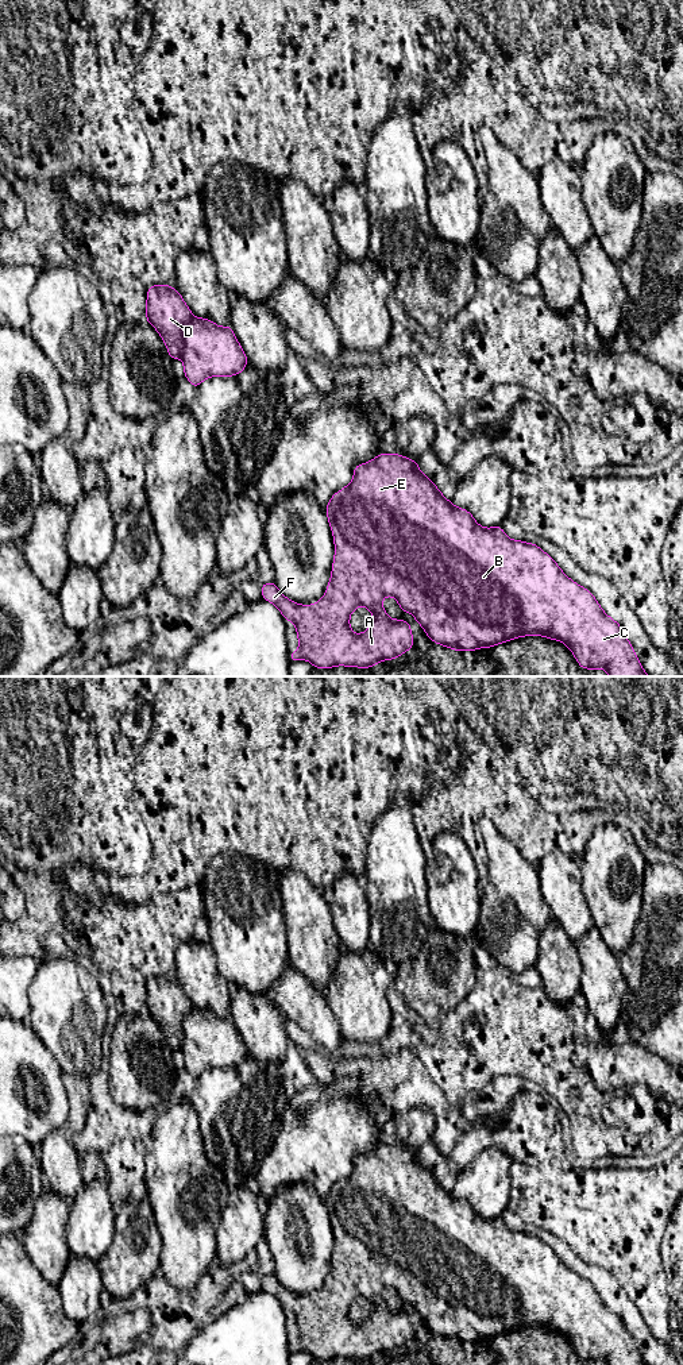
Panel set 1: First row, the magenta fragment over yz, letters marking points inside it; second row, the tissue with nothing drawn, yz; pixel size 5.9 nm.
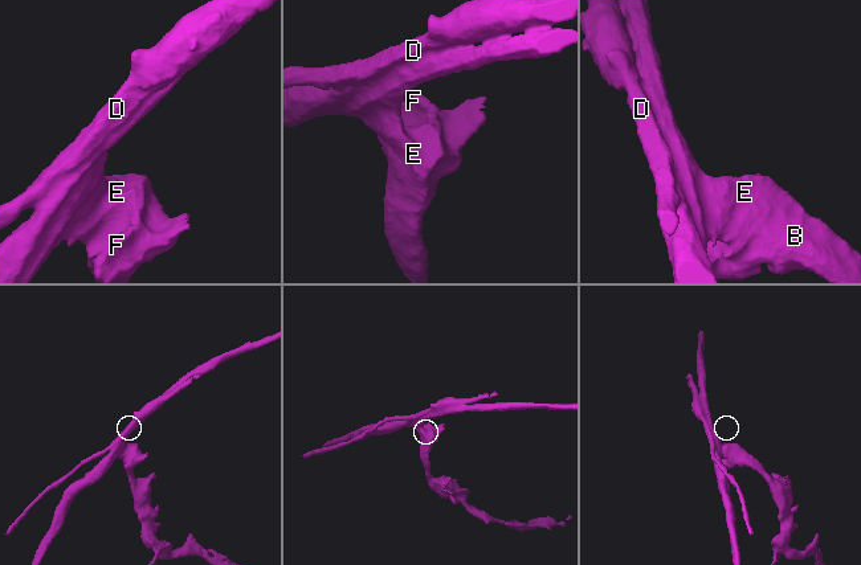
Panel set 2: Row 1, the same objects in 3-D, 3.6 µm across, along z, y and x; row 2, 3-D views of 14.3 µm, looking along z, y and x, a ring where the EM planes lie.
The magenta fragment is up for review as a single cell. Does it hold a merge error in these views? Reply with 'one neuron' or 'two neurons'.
two neurons

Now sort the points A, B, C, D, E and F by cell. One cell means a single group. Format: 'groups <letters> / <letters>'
groups A B C E F / D

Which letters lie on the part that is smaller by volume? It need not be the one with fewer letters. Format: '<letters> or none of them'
D

